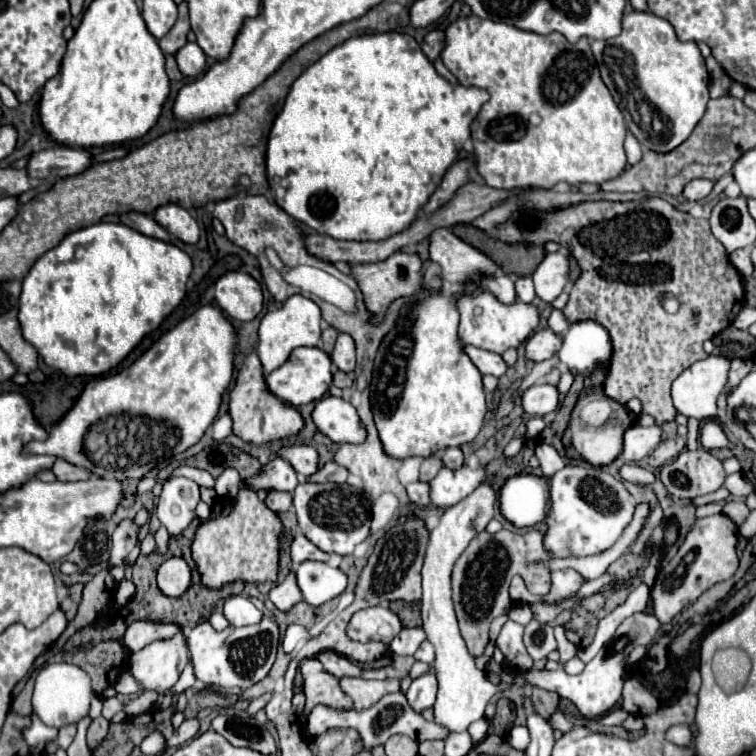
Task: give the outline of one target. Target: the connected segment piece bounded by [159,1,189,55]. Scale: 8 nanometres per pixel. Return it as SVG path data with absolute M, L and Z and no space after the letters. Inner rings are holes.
M181 1L179 19L177 19L175 27L163 39L159 39L159 47L161 47L163 55L175 55L187 43L187 33L189 33L189 11L187 11L187 3Z

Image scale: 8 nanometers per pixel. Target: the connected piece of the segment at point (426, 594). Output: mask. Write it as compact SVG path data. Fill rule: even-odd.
M485 481L481 487L477 487L469 497L459 501L453 507L447 507L439 525L431 531L427 557L423 565L423 599L421 599L421 617L423 617L423 631L427 639L435 647L435 675L439 681L437 701L435 701L435 723L441 723L449 733L467 731L467 727L473 721L479 721L485 715L485 707L491 701L491 697L505 687L493 685L485 671L479 671L475 667L473 657L469 655L465 641L459 633L453 601L451 601L451 571L453 563L461 557L469 541L481 533L487 523L493 519L493 505L495 505L497 493L493 491L491 483Z

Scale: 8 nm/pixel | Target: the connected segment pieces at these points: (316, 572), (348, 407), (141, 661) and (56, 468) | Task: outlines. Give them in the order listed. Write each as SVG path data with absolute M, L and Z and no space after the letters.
M321 561L301 563L295 571L295 577L303 593L303 599L313 607L319 607L335 599L347 587L347 575L341 569L329 567Z
M323 397L313 409L313 421L317 429L335 443L363 443L367 439L365 423L357 415L357 409L341 397Z
M179 633L169 641L157 641L133 653L129 659L129 673L137 679L143 691L165 693L171 689L183 667L189 663L185 635Z
M57 459L57 461L53 463L51 471L55 473L55 477L57 477L59 481L79 481L79 479L85 479L85 477L87 477L87 473L85 473L83 469L75 467L75 465L71 465L71 463L63 461L63 459Z

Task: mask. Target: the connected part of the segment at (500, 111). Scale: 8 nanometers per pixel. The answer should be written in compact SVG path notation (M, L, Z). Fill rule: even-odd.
M477 15L457 17L445 29L445 47L441 61L465 87L485 89L491 99L481 107L471 123L473 155L479 175L489 187L517 189L517 187L543 187L551 189L559 181L575 183L603 183L617 177L627 157L623 151L625 119L613 101L609 89L599 77L595 57L587 39L569 43L557 33L557 45L549 37L521 31L507 23L493 23L491 19L477 19Z

